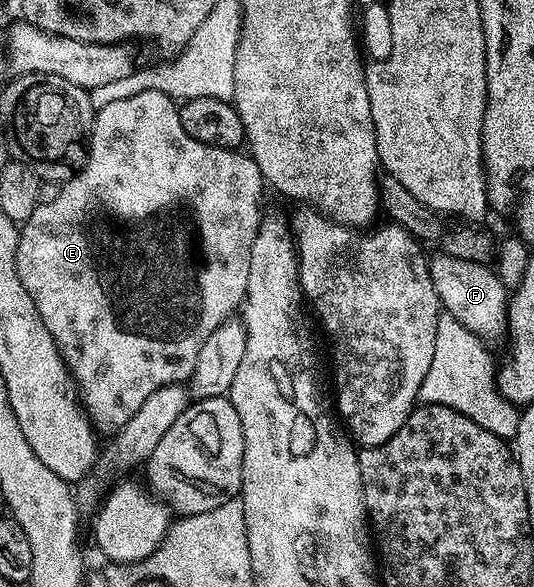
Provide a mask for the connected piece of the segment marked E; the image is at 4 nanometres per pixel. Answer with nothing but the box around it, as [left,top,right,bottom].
[17,88,263,430]

